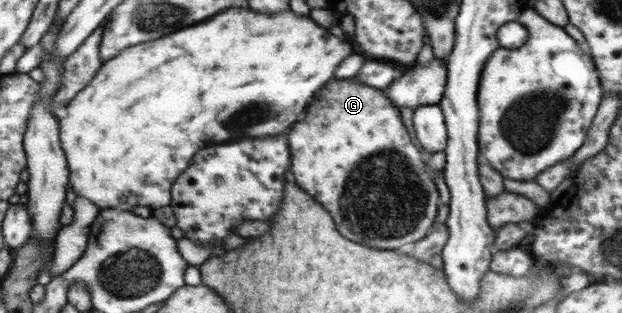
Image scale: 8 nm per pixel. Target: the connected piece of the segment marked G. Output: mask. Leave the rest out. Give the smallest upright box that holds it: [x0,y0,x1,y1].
[289,80,438,250]

